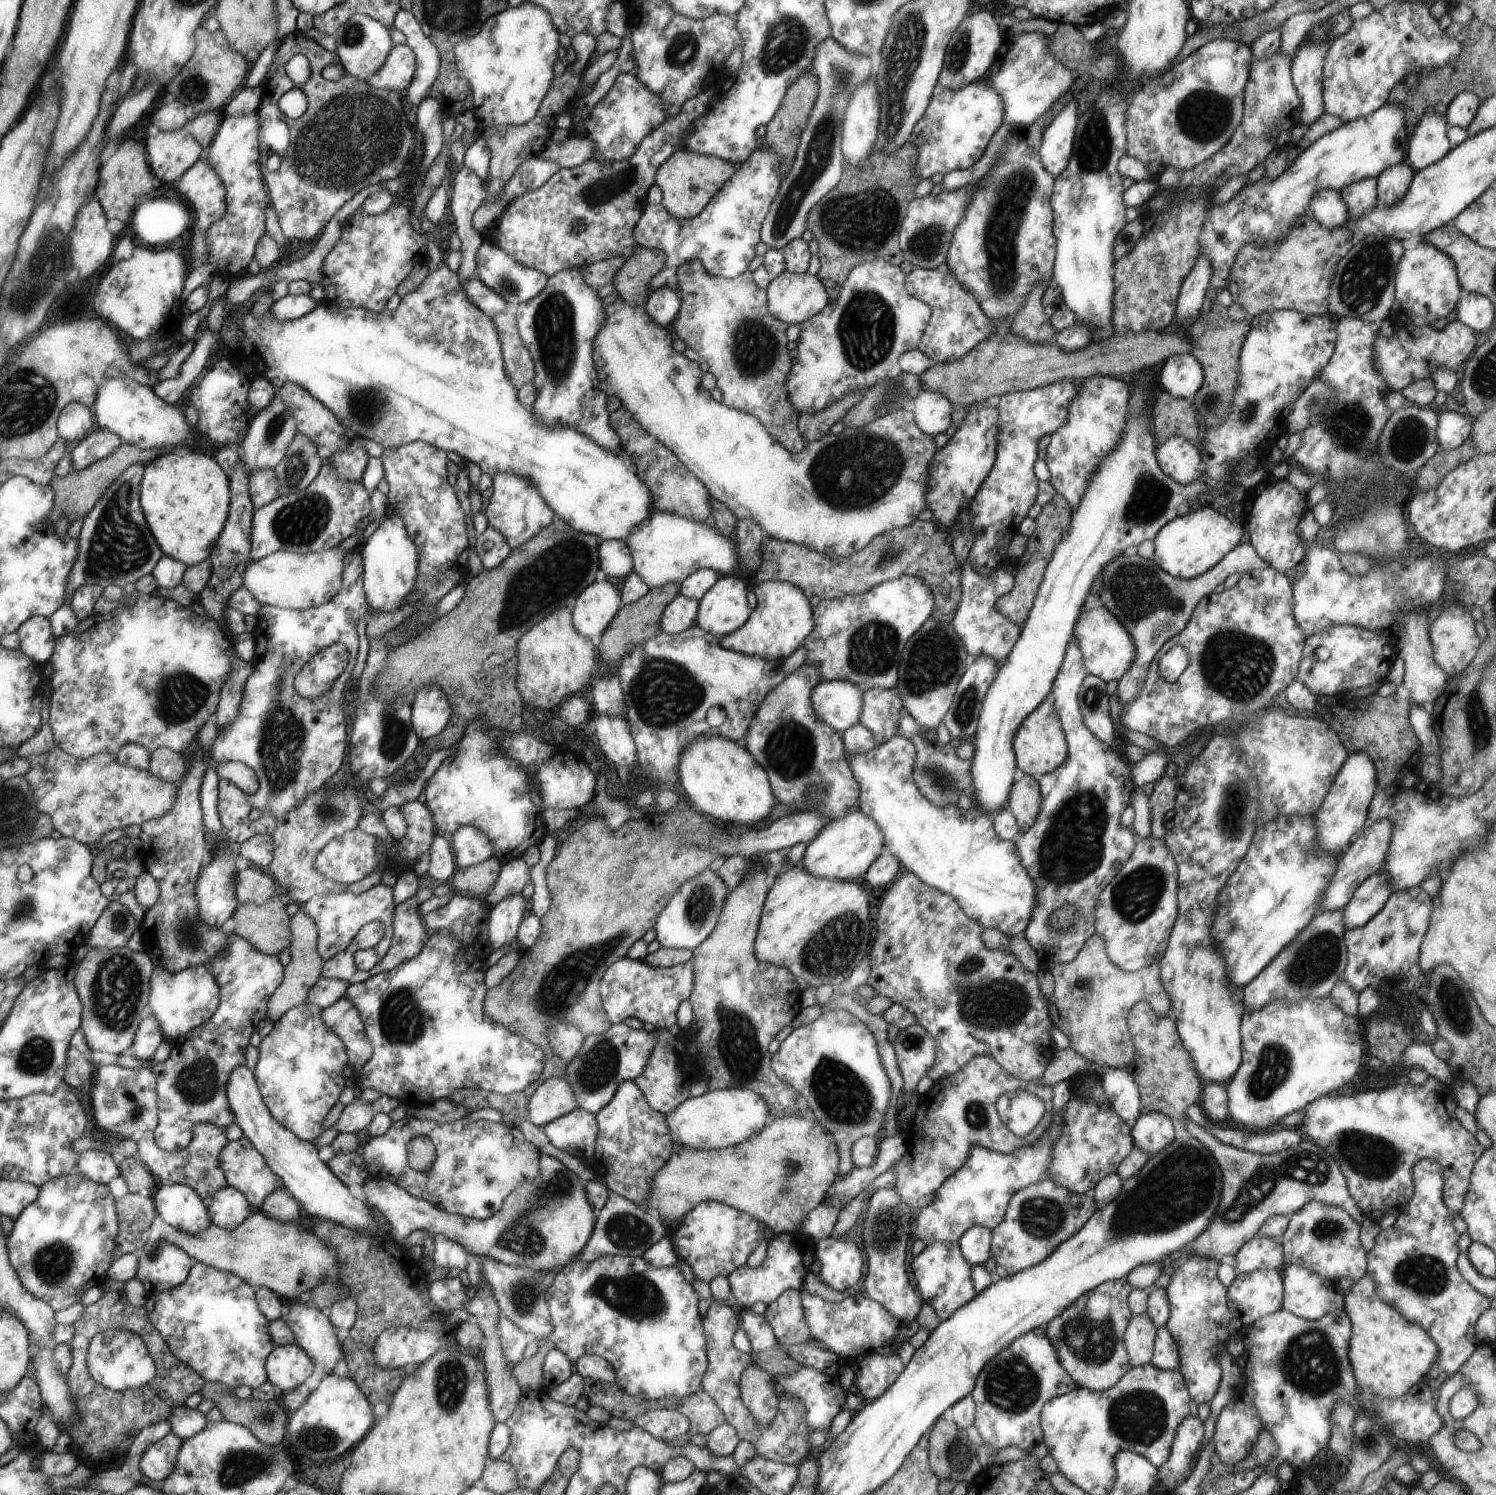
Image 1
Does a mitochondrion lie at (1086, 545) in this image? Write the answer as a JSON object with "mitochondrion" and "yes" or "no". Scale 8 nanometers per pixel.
{"mitochondrion":"no"}

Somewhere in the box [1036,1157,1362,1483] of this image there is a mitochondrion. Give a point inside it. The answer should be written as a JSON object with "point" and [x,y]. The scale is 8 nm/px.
{"point":[1309,1363]}

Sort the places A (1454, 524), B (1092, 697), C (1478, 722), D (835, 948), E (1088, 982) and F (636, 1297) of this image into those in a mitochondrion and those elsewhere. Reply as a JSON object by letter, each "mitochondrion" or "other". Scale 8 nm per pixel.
{"A":"other","B":"mitochondrion","C":"mitochondrion","D":"mitochondrion","E":"mitochondrion","F":"mitochondrion"}

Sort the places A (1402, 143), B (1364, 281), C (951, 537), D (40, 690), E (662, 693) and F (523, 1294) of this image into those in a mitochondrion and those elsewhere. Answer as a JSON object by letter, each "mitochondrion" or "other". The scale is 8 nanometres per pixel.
{"A":"other","B":"mitochondrion","C":"other","D":"other","E":"mitochondrion","F":"mitochondrion"}

